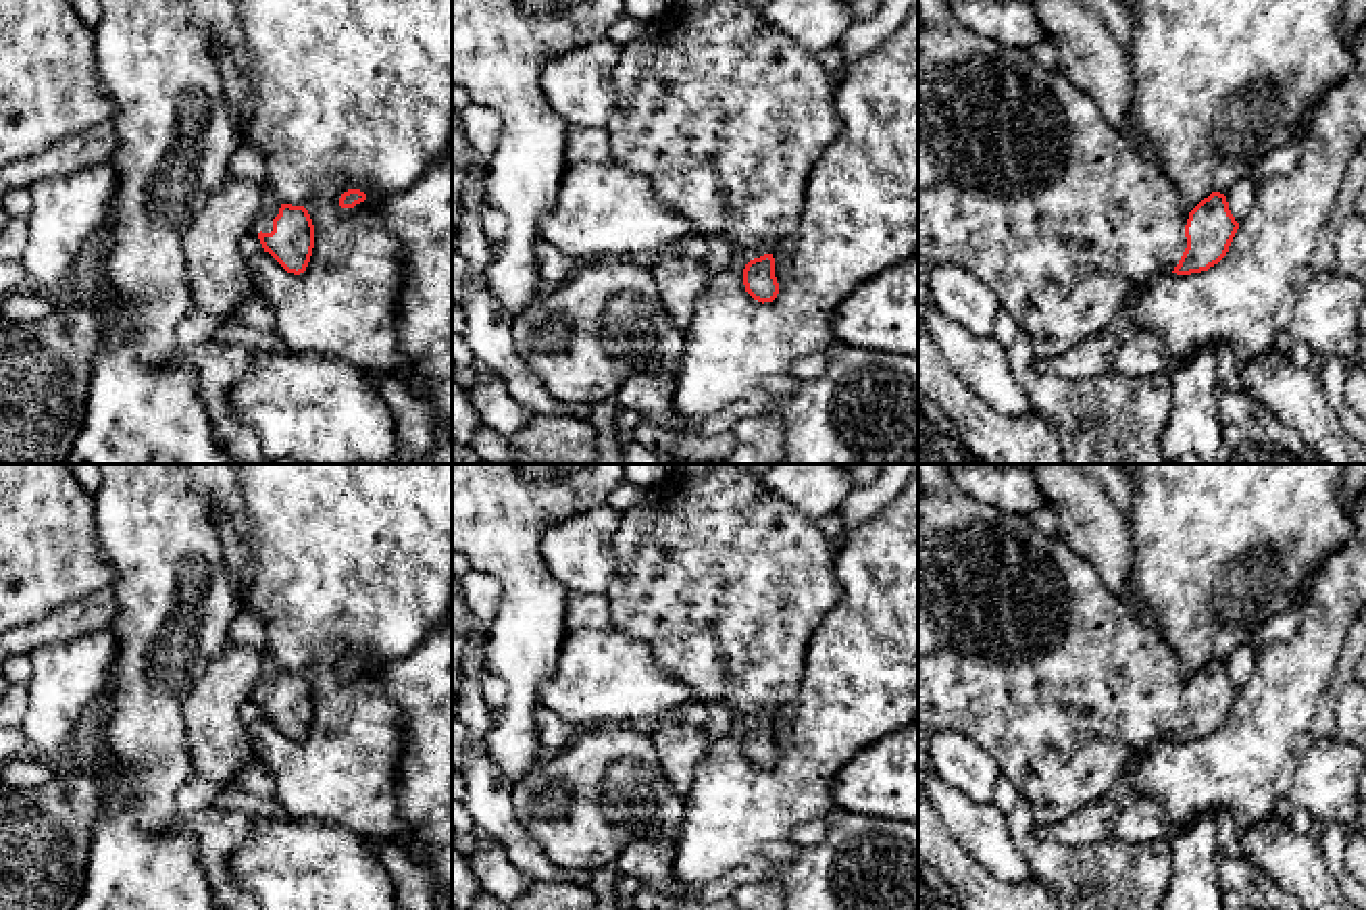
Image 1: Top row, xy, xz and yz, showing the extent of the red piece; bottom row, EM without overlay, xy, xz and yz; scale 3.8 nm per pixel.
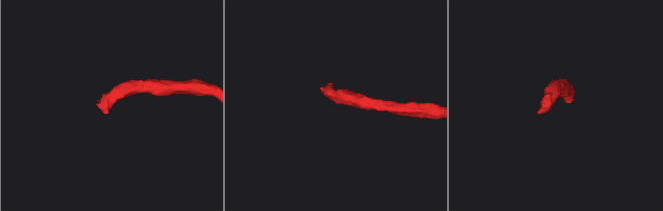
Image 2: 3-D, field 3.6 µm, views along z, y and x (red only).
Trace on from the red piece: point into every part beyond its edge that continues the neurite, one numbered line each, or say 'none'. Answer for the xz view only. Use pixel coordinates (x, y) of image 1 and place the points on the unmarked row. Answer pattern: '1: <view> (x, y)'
1: xz (727, 584)

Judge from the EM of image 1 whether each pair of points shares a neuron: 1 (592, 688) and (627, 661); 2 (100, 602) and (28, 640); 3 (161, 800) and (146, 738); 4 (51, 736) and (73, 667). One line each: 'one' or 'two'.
1: one
2: one
3: one
4: one

